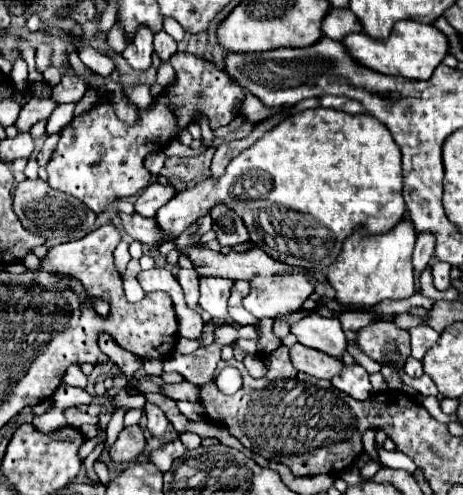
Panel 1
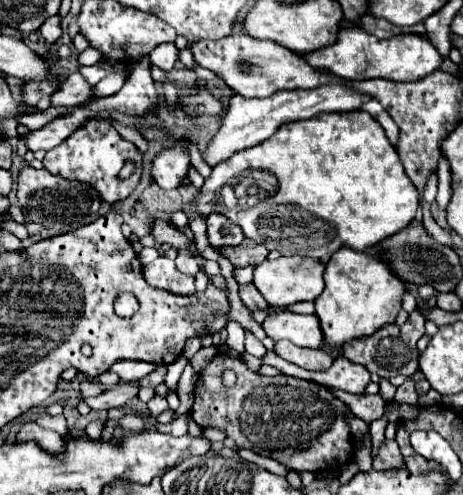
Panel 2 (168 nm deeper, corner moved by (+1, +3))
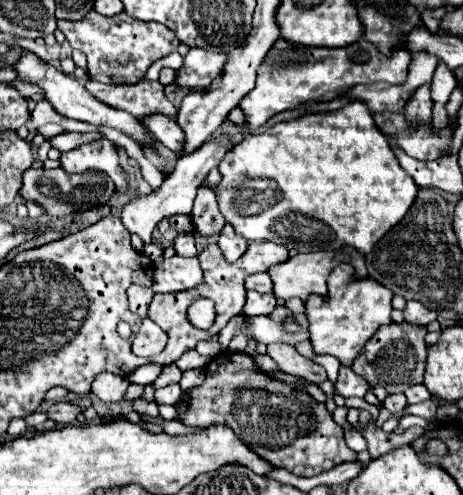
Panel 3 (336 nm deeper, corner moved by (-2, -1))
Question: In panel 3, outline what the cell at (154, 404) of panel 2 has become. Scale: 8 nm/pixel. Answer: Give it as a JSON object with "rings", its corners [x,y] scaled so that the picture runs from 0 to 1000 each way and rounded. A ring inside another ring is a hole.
{"rings":[[[367,776],[359,784],[346,784],[337,788],[337,816],[341,820],[354,820],[354,816],[380,816],[393,800],[393,788],[384,776]]]}

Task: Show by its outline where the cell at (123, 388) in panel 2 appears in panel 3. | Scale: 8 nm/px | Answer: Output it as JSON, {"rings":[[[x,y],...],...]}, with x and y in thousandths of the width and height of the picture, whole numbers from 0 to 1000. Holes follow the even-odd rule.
{"rings":[[[121,812],[121,816],[112,816],[99,832],[104,832],[104,840],[108,840],[117,853],[125,853],[125,857],[134,857],[134,861],[147,861],[147,857],[160,857],[160,853],[164,853],[164,840],[177,836],[181,824],[173,824],[173,820],[164,820],[164,816],[151,816],[151,812]]]}

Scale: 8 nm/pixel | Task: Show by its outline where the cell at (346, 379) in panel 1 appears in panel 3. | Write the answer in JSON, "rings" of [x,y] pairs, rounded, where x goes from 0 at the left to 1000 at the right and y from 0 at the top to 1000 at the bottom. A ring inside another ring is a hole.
{"rings":[[[734,739],[730,768],[721,776],[721,784],[726,784],[730,796],[739,796],[743,804],[756,804],[756,800],[786,804],[795,780],[799,776],[790,776],[790,768],[782,768],[782,760],[765,756],[765,747],[756,739]]]}

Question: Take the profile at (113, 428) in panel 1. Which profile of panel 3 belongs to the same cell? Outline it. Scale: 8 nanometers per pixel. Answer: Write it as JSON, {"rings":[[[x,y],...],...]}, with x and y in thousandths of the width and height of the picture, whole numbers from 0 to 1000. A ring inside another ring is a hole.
{"rings":[[[380,735],[354,739],[354,747],[350,747],[346,760],[328,772],[328,780],[333,780],[333,788],[337,788],[337,784],[354,784],[359,776],[380,776],[380,772],[389,772],[389,760],[393,760],[393,747],[389,747]]]}

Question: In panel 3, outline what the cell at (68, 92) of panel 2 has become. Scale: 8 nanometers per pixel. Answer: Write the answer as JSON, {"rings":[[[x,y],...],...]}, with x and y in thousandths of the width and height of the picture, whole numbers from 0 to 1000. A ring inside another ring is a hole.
{"rings":[[[190,162],[186,182],[220,202],[225,210],[238,210],[255,222],[281,226],[289,234],[320,234],[333,226],[350,226],[359,234],[380,238],[380,218],[354,190],[354,174],[346,166],[298,166],[289,174],[281,170],[220,170],[207,162]]]}

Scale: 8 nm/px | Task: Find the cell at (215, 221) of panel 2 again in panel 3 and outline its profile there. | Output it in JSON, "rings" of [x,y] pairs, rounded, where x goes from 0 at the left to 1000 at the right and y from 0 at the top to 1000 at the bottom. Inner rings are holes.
{"rings":[[[488,453],[488,457],[479,461],[479,469],[475,469],[471,497],[475,497],[479,513],[488,517],[488,525],[492,525],[492,529],[505,529],[505,525],[514,525],[514,521],[531,509],[536,489],[523,485],[523,477],[514,477],[514,473],[505,469],[505,461],[497,461],[497,453]]]}

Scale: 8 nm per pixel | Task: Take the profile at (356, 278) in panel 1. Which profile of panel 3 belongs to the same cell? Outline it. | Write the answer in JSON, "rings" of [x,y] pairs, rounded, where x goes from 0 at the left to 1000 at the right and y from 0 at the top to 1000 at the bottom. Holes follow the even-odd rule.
{"rings":[[[756,533],[726,537],[708,558],[708,598],[670,598],[661,610],[661,638],[670,651],[670,691],[683,715],[726,719],[739,735],[760,739],[765,719],[782,711],[790,687],[808,679],[821,659],[847,651],[847,602],[838,582],[825,582],[803,562],[769,558]]]}

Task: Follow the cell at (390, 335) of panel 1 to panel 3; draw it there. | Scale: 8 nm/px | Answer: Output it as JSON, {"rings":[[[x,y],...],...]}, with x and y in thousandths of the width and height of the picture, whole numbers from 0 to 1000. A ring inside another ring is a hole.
{"rings":[[[881,651],[868,655],[838,655],[825,659],[799,691],[786,699],[786,707],[773,715],[773,723],[760,735],[760,747],[795,768],[799,780],[825,780],[838,796],[873,792],[881,780],[911,776],[916,772],[916,747],[920,747],[920,659],[894,659]]]}

